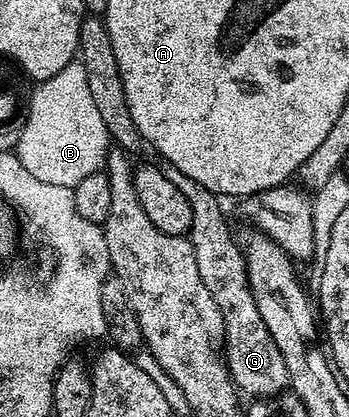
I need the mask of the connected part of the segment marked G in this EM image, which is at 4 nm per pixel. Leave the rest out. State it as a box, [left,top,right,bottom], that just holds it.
[164,164,289,398]

